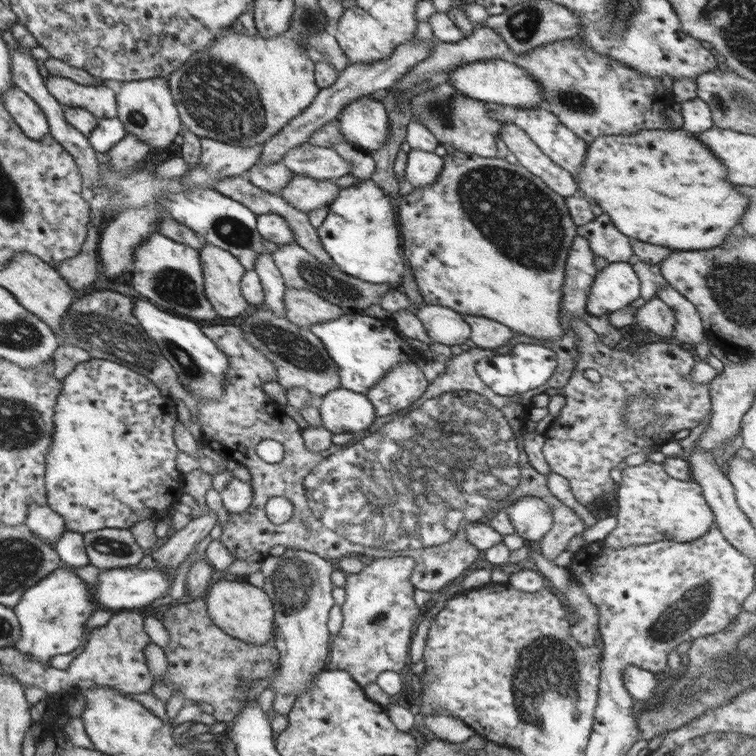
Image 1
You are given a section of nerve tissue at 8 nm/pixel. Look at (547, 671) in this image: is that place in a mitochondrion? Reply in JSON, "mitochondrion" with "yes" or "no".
{"mitochondrion":"yes"}

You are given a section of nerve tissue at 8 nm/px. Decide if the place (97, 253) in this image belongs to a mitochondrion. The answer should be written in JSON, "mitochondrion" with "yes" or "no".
{"mitochondrion":"no"}

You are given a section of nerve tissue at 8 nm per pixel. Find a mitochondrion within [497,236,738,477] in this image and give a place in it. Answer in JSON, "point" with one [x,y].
{"point":[646,409]}

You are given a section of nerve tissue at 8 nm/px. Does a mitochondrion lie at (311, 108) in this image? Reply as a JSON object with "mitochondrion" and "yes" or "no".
{"mitochondrion":"no"}

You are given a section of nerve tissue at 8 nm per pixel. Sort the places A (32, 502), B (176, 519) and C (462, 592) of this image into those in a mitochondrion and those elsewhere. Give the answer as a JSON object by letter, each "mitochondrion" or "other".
{"A":"other","B":"other","C":"other"}

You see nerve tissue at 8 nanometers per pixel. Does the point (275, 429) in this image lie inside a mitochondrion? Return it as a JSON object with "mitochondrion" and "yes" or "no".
{"mitochondrion":"no"}

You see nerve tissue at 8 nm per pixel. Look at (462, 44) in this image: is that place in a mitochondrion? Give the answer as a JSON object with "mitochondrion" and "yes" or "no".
{"mitochondrion":"no"}

